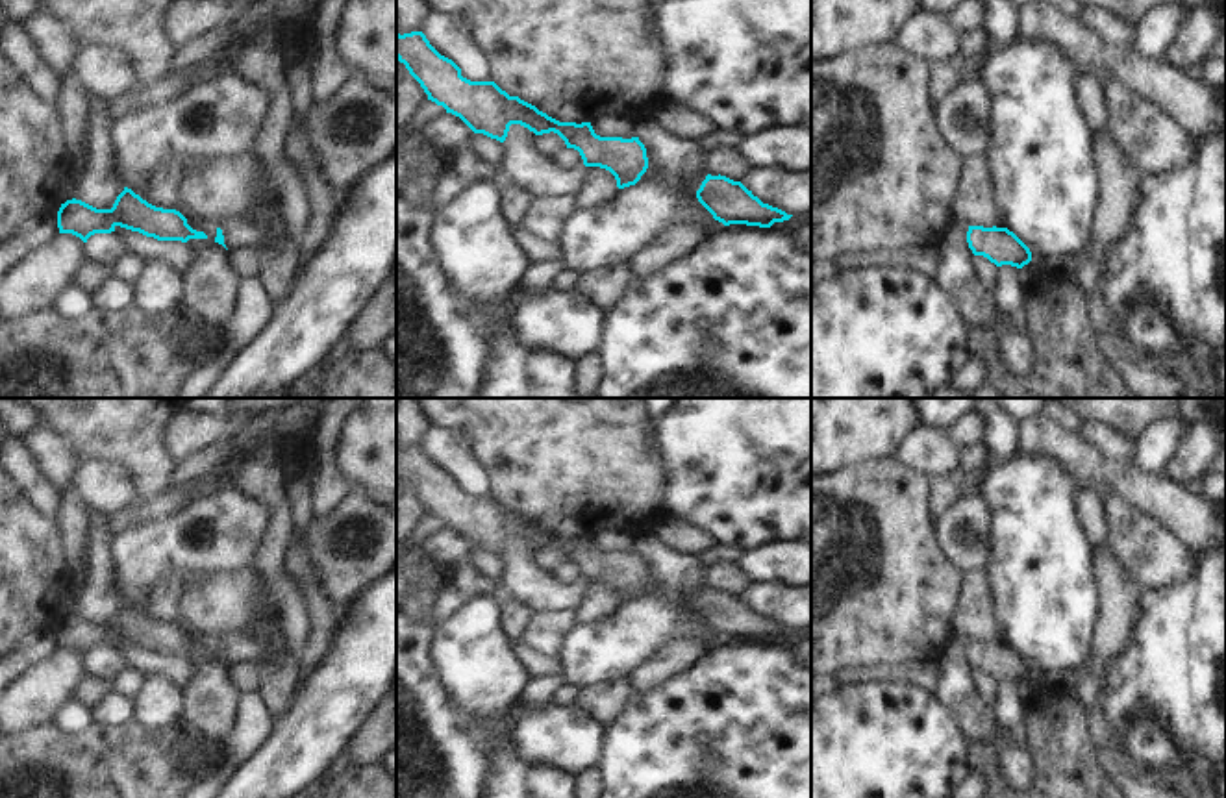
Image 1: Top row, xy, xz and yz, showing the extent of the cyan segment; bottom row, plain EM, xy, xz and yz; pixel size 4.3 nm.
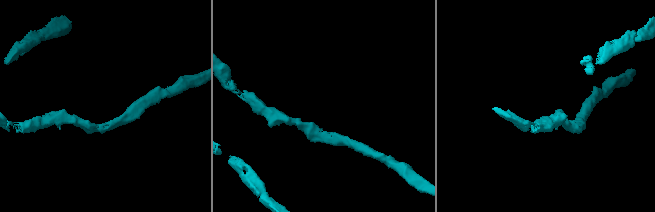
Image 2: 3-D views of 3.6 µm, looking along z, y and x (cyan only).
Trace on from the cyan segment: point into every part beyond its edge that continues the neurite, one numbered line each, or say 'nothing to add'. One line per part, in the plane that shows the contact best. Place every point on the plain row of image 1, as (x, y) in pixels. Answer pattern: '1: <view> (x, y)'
nothing to add

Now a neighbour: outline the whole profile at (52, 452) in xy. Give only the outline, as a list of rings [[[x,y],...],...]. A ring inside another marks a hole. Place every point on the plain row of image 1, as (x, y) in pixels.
[[[44,424],[31,426],[22,441],[35,455],[44,478],[65,496],[70,494],[70,480],[81,459],[72,443],[48,430]]]

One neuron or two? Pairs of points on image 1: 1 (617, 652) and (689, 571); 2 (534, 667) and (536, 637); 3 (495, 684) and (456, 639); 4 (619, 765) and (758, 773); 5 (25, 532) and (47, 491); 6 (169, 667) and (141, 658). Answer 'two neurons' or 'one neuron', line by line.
1: one neuron
2: two neurons
3: one neuron
4: one neuron
5: two neurons
6: one neuron

